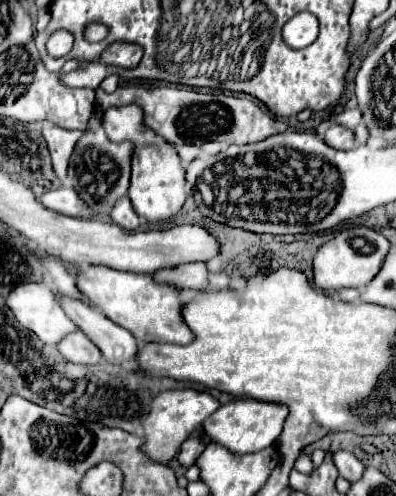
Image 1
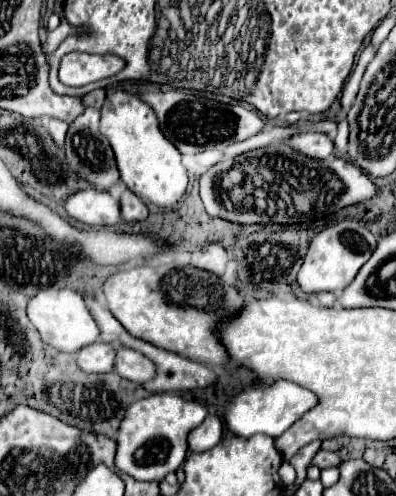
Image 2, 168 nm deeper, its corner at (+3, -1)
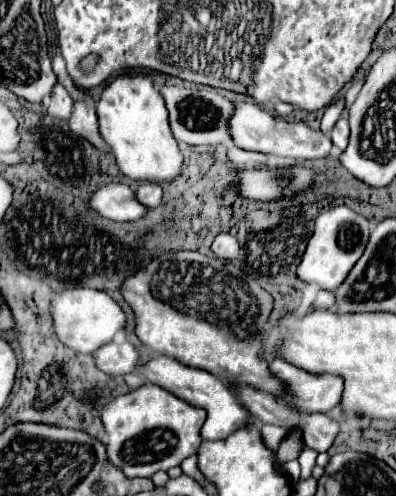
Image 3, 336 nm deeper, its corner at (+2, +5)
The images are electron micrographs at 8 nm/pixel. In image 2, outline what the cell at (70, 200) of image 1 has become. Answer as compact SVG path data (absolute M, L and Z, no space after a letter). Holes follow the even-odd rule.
M79 190L63 202L63 210L69 218L89 226L115 226L121 222L119 202L109 192Z

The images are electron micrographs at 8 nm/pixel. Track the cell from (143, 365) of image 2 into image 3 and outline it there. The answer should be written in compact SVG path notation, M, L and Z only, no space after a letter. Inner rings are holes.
M166 356L152 358L150 362L142 364L140 370L150 378L152 384L166 388L166 390L174 392L178 398L182 398L194 406L200 406L208 412L206 422L204 422L202 432L200 432L204 440L222 440L222 438L230 436L234 430L240 430L240 426L252 424L250 412L242 406L242 402L238 402L238 396L234 394L234 390L226 382L216 378L214 374L208 374L206 370L184 366L184 364L180 364L172 358L166 358Z

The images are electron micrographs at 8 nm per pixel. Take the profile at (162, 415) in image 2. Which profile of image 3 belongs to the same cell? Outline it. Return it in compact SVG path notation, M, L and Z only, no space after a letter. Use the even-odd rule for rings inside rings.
M146 384L136 390L130 390L128 394L122 394L114 398L104 410L102 410L102 424L108 434L106 442L106 454L114 466L118 466L128 478L134 476L152 476L158 470L170 470L172 466L180 466L184 458L192 456L198 452L198 446L202 444L200 438L200 428L206 420L206 410L196 408L172 392L156 386L156 384Z

